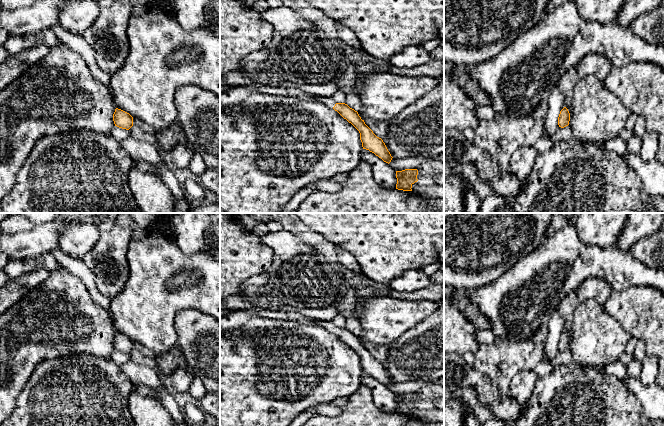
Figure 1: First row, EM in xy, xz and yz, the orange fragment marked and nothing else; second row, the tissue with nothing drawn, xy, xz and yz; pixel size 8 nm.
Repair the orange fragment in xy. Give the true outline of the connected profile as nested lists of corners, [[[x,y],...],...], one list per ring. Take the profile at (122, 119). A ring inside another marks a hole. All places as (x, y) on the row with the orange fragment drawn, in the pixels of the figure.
[[[118,108],[115,109],[113,114],[113,121],[115,126],[122,129],[129,130],[133,126],[133,117],[129,113]]]

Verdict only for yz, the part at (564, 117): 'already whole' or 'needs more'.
already whole

